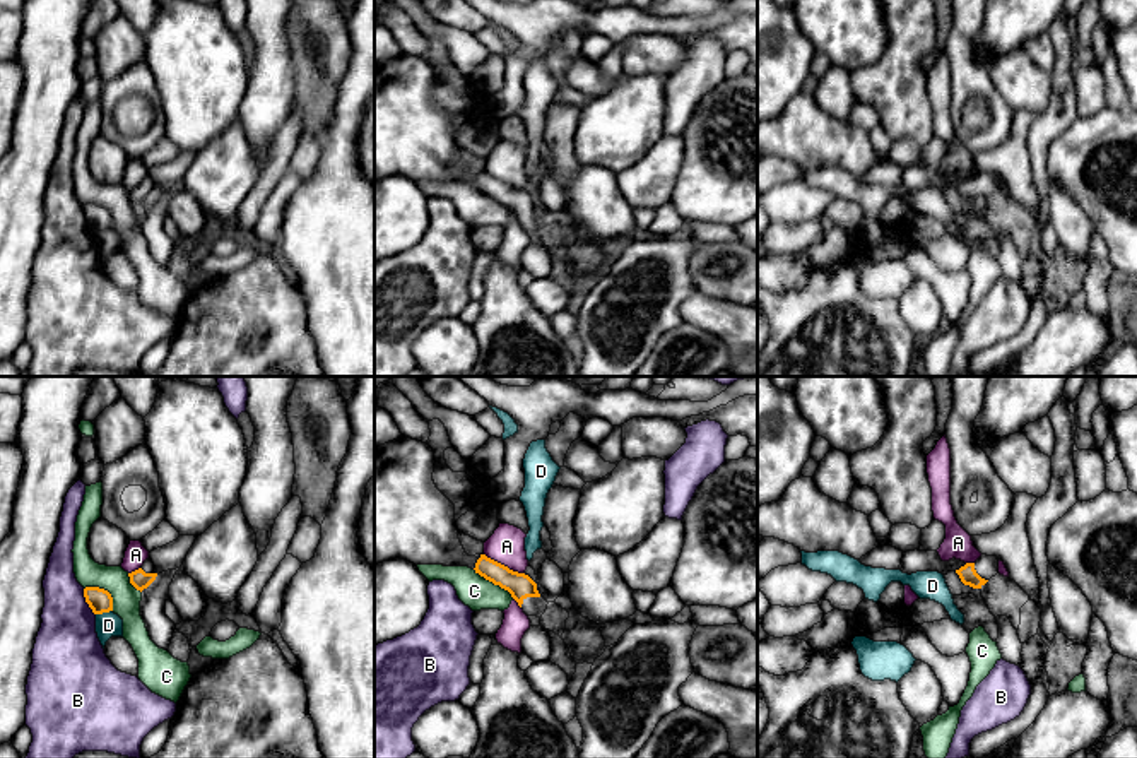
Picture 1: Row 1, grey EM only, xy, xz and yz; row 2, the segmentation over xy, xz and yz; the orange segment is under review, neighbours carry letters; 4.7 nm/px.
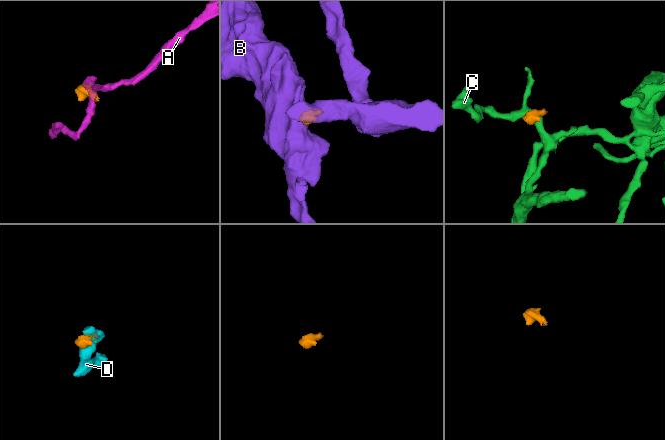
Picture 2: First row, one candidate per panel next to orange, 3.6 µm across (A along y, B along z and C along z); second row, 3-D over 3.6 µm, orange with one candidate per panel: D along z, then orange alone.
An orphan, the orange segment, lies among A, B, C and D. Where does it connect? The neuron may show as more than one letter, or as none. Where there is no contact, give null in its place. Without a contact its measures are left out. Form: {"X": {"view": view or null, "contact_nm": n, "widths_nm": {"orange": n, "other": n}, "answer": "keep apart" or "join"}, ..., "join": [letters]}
{"A": {"view": "xz", "contact_nm": 220, "widths_nm": {"orange": 120, "other": 170}, "answer": "keep apart"}, "B": {"view": "xy", "contact_nm": 140, "widths_nm": {"orange": 110, "other": 320}, "answer": "keep apart"}, "C": {"view": "xy", "contact_nm": 180, "widths_nm": {"orange": 110, "other": 130}, "answer": "keep apart"}, "D": {"view": "xy", "contact_nm": 80, "widths_nm": {"orange": 110, "other": 120}, "answer": "keep apart"}, "join": []}

